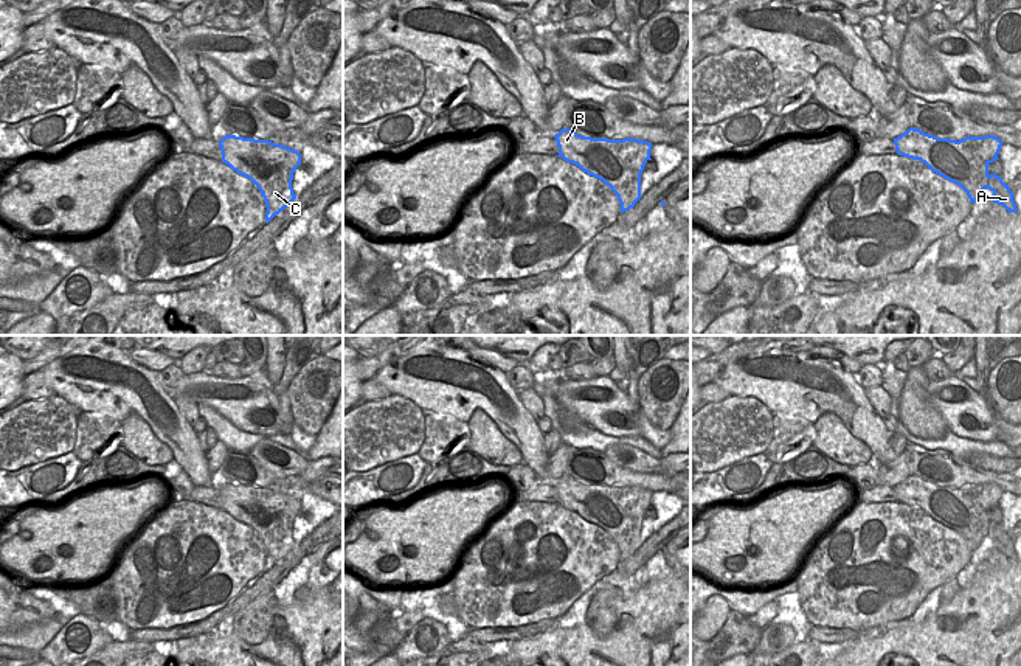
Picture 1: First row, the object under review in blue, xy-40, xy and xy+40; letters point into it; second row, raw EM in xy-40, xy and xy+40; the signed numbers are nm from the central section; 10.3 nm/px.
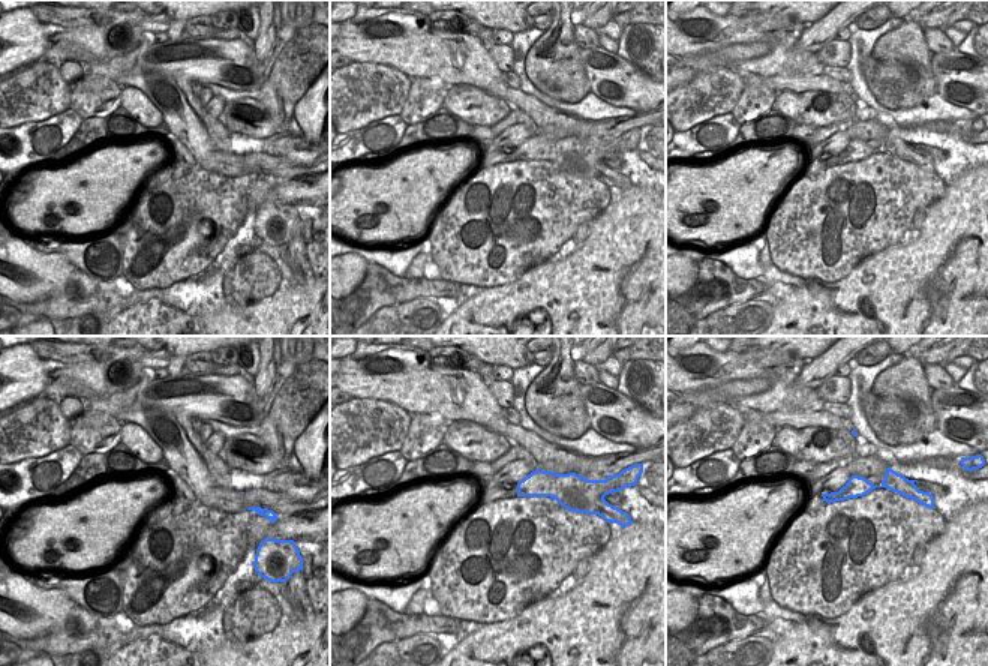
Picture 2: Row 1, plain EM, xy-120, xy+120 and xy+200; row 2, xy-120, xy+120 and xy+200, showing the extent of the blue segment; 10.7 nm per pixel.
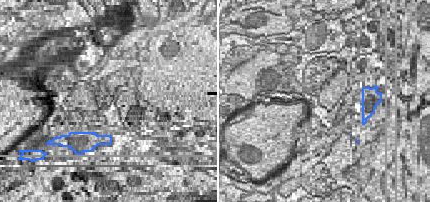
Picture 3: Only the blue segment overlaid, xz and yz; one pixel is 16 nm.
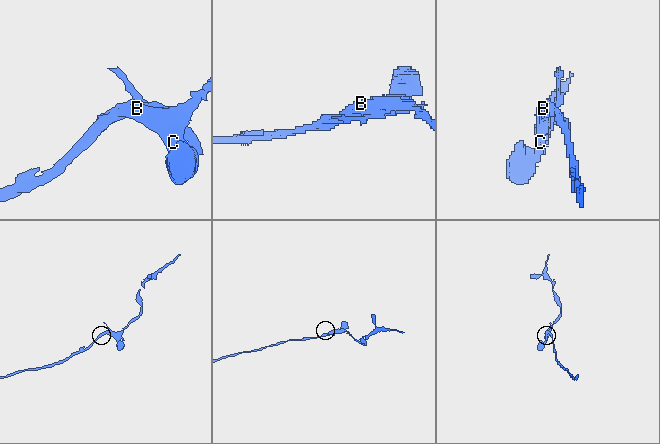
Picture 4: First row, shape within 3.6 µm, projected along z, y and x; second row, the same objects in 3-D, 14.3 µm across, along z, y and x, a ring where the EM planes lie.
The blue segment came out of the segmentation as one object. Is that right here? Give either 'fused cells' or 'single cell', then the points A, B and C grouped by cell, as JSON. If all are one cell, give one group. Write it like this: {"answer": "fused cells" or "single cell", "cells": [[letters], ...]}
{"answer": "fused cells", "cells": [["A"], ["B", "C"]]}

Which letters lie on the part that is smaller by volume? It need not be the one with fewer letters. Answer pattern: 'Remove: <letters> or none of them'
Remove: A

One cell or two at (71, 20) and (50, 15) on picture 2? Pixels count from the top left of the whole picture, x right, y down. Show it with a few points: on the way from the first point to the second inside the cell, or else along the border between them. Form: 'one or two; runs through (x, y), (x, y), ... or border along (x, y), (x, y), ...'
one; runs through (66, 17), (54, 15)

